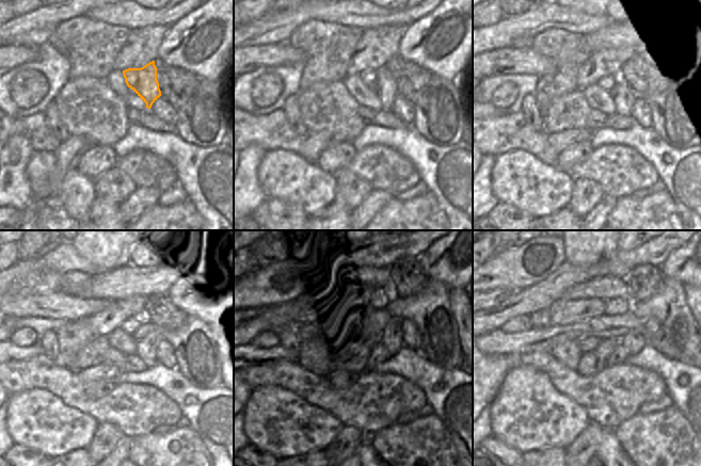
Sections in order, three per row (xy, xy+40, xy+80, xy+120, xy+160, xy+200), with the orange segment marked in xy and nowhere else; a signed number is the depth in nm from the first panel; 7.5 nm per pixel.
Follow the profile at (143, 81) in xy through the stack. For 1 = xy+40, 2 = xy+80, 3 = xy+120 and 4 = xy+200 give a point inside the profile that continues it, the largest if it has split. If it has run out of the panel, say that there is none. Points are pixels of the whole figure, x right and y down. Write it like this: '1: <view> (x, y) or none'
1: xy+40 (381, 81)
2: xy+80 (624, 98)
3: xy+120 (147, 336)
4: xy+200 (633, 342)

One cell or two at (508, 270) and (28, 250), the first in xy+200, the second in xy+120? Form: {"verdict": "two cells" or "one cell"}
{"verdict": "two cells"}

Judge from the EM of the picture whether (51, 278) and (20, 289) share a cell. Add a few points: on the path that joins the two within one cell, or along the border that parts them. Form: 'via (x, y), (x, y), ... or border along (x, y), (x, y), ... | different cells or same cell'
via (44, 280), (28, 286) | same cell

